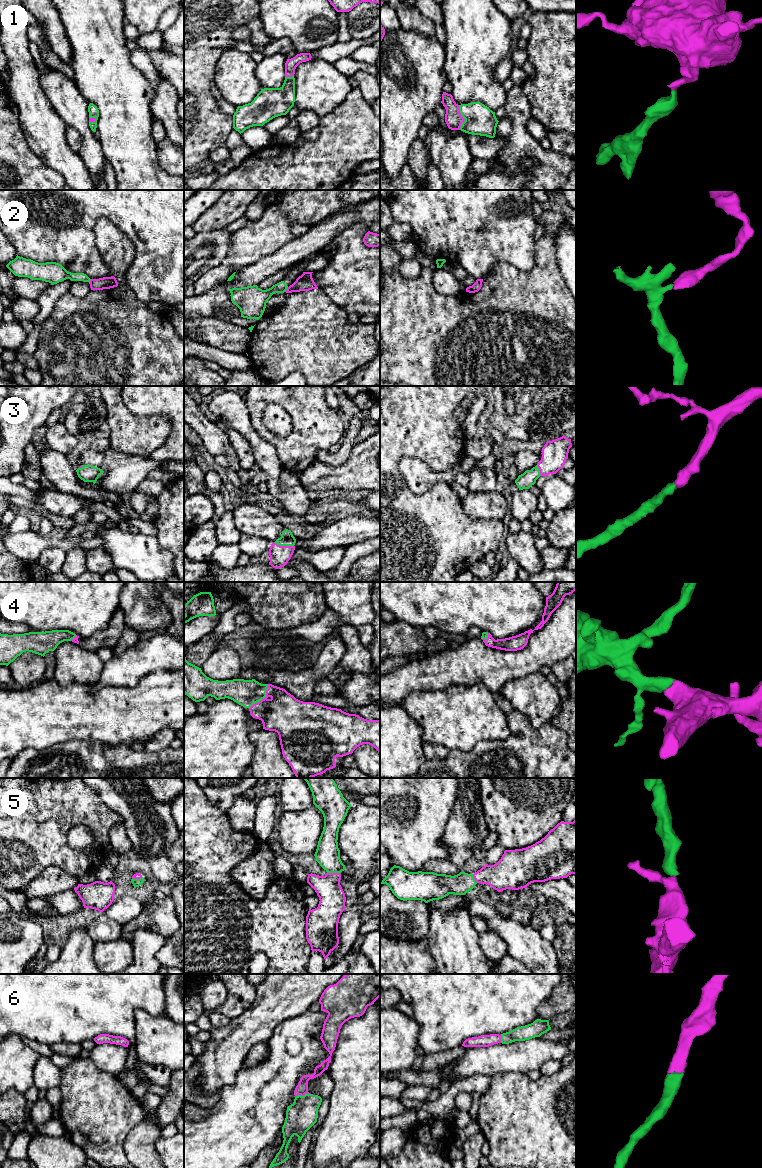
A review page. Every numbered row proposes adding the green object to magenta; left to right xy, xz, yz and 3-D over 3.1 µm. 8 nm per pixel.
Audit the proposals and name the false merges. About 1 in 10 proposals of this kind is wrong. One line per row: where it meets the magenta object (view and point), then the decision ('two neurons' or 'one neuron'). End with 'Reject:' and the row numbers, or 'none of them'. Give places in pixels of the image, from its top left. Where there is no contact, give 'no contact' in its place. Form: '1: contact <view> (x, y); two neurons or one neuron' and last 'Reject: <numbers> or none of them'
1: contact yz (462, 117); one neuron
2: contact xz (287, 289); one neuron
3: contact xz (284, 546); one neuron
4: contact xz (264, 698); one neuron
5: contact xz (333, 873); one neuron
6: contact xz (302, 1095); one neuron
Reject: none of them

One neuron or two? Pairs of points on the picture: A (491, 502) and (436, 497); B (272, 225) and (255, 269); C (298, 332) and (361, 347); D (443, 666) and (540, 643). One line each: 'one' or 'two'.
A: two
B: two
C: one
D: one

